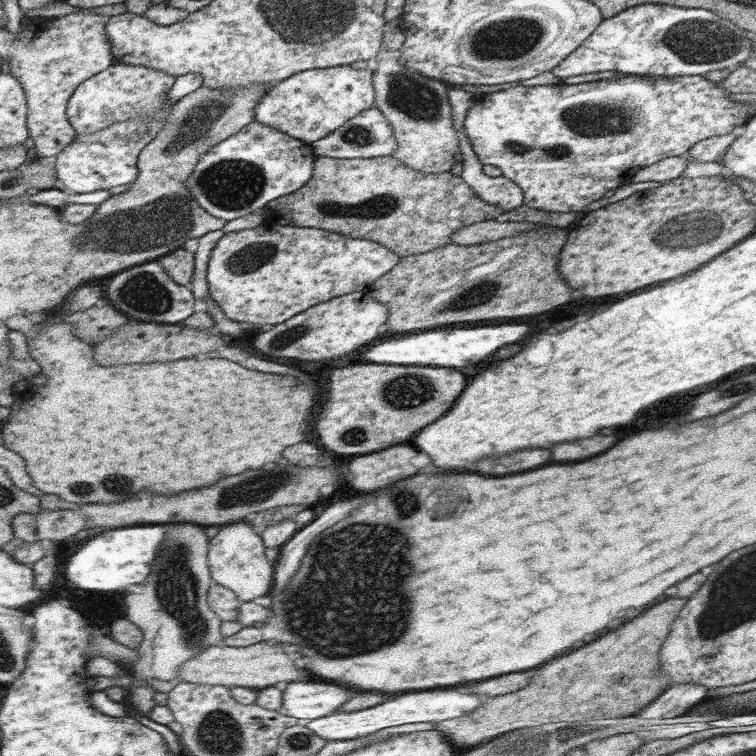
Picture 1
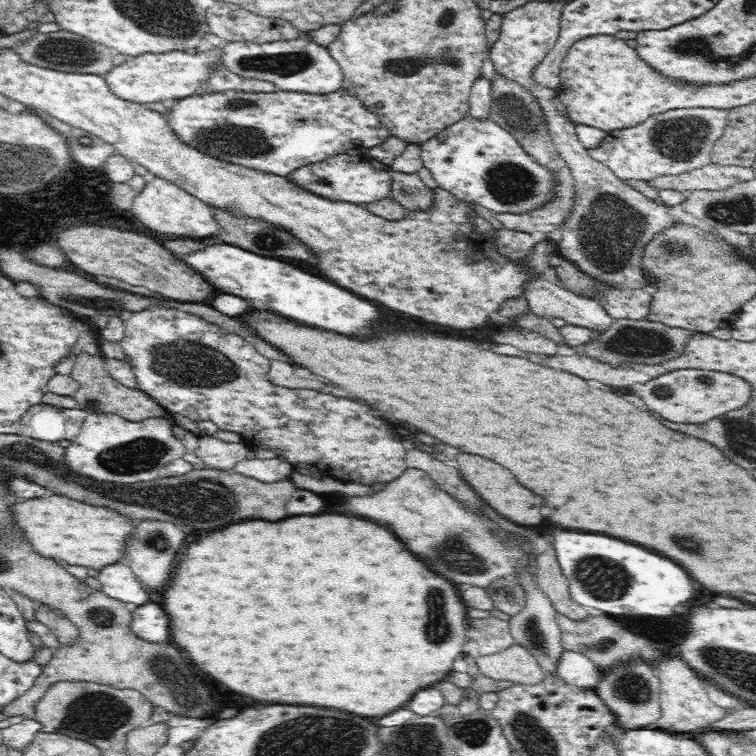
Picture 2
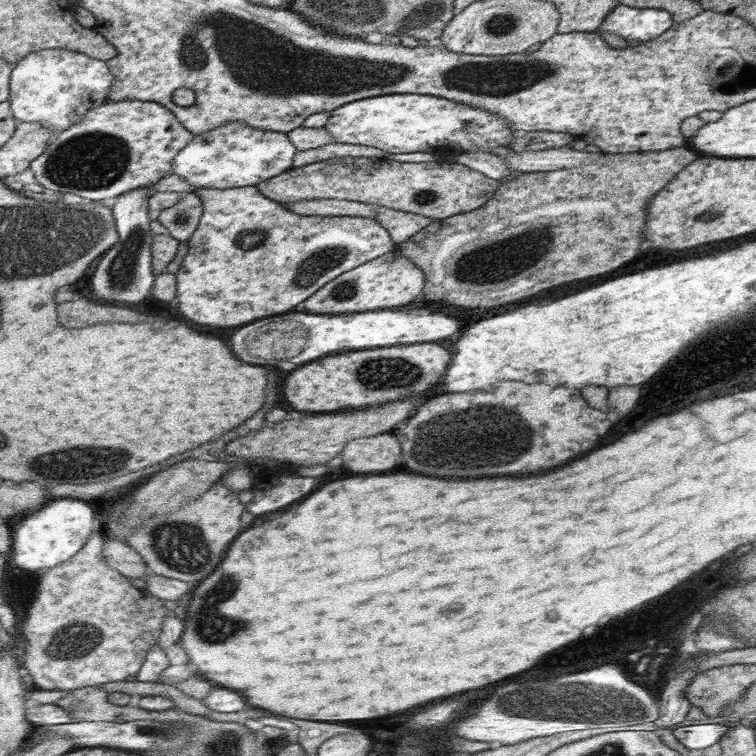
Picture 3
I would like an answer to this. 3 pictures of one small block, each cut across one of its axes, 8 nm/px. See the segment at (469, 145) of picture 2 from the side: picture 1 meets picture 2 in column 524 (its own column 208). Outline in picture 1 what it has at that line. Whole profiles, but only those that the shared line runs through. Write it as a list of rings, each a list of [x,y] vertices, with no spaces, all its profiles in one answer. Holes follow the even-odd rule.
[[[252,120],[202,154],[184,185],[202,210],[228,221],[262,209],[269,200],[301,188],[313,176],[315,160],[314,149],[308,143]]]

